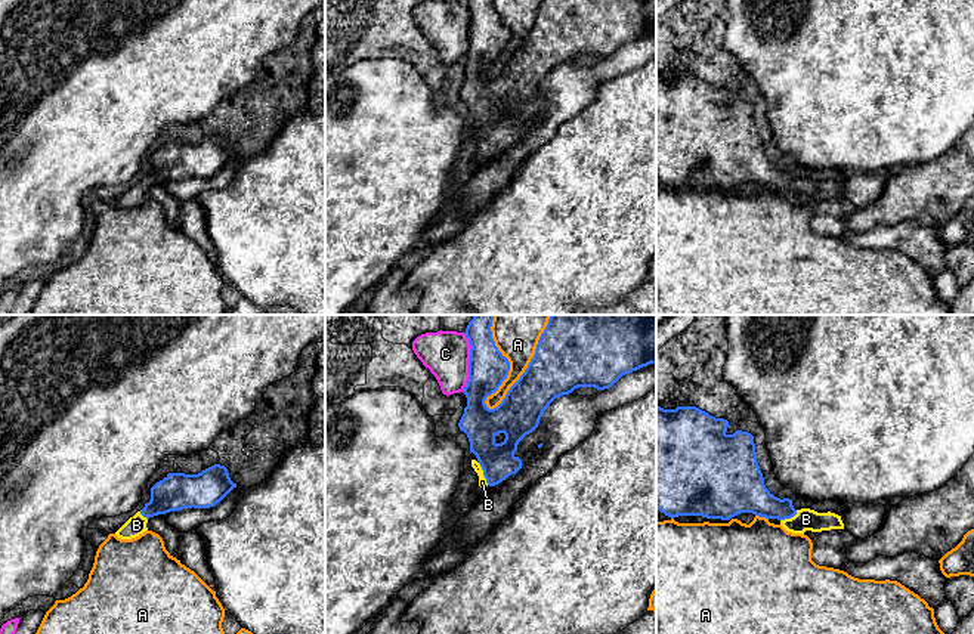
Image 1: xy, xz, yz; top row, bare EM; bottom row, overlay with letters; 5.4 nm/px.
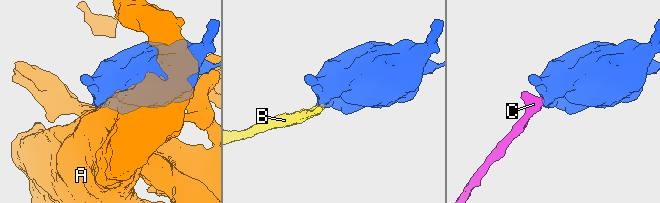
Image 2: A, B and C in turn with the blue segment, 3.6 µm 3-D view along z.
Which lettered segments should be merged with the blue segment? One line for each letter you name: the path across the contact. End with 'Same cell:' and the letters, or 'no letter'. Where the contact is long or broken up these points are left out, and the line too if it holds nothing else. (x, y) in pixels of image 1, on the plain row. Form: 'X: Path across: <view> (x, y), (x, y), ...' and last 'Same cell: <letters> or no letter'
B: Path across: xz (497, 129), (484, 142), (482, 151)
Same cell: B

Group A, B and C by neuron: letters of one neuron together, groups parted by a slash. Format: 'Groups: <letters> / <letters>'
Groups: A / B / C

